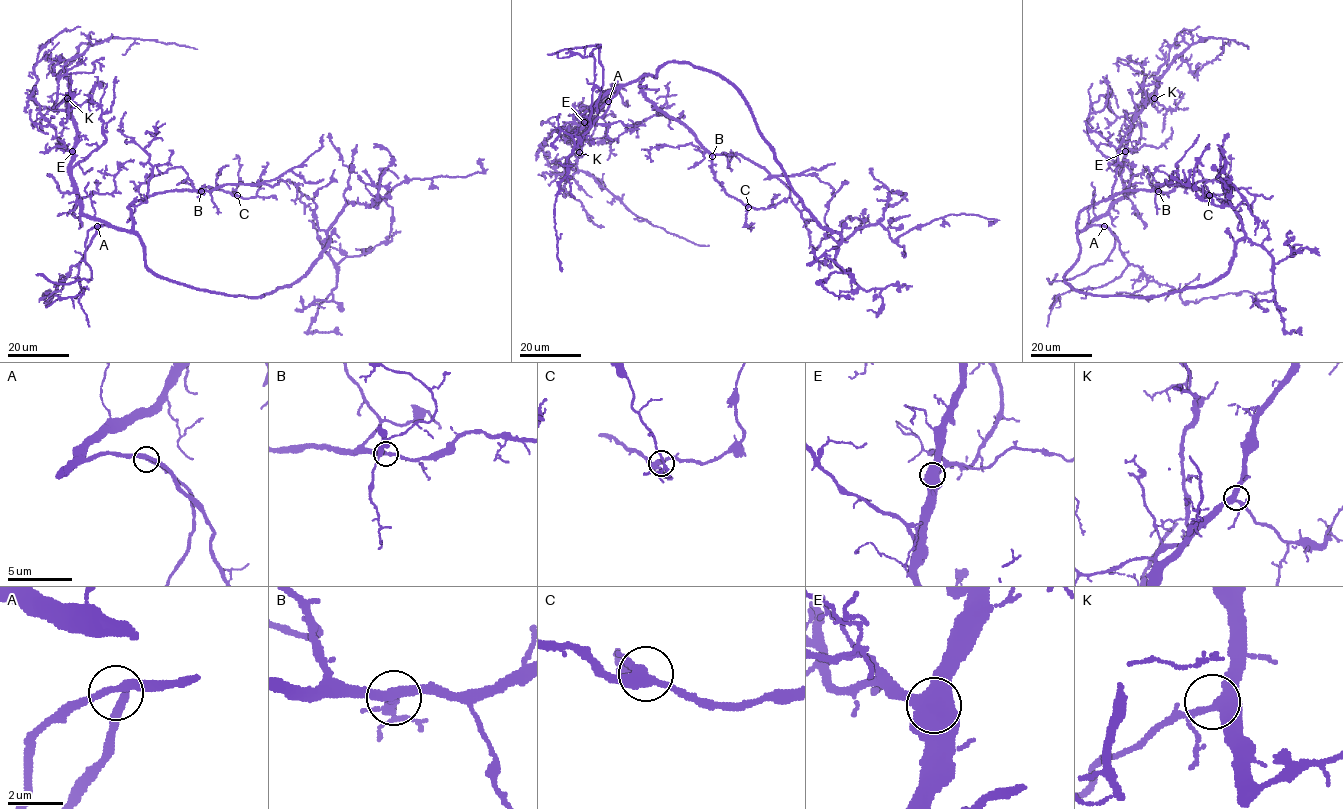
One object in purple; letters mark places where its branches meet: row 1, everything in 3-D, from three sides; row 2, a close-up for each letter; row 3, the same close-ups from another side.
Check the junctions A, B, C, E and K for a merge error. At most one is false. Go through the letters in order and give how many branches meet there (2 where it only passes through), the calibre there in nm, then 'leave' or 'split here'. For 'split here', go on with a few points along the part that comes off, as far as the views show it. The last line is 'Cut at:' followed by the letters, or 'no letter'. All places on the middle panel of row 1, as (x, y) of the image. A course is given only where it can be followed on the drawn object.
A: branches 3; calibre 280 nm; leave
B: branches 3; calibre 340 nm; leave
C: branches 3; calibre 360 nm; leave
E: branches 3; calibre 750 nm; leave
K: branches 3; calibre 360 nm; leave
Cut at: no letter

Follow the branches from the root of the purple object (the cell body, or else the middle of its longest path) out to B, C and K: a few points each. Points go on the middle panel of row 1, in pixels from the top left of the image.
B: (693, 66), (666, 62), (654, 78), (644, 75), (640, 89), (659, 109), (678, 119), (712, 156)
C: (693, 66), (666, 62), (654, 78), (644, 75), (641, 91), (689, 130), (712, 156), (716, 181), (748, 207)
K: (693, 66), (666, 62), (654, 78), (642, 75), (604, 94), (591, 120), (582, 118), (588, 128), (579, 152)

